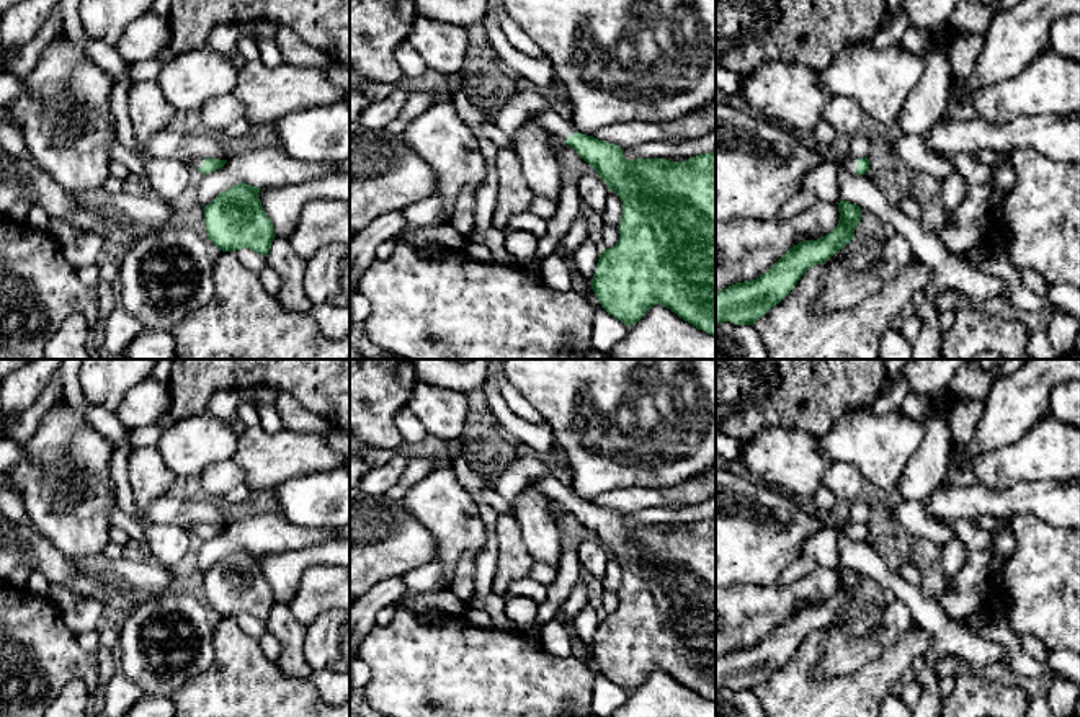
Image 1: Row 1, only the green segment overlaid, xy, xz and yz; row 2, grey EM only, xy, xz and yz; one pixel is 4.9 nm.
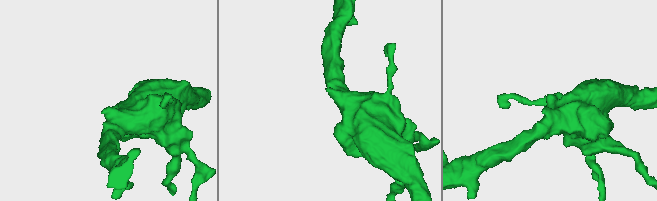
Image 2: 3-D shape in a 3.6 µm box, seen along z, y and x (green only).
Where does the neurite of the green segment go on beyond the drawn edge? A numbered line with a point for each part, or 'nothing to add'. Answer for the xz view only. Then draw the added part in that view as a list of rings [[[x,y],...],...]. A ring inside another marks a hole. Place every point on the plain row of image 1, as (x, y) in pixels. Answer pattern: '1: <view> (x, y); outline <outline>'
1: xz (549, 485); outline [[[541,475],[529,479],[531,483],[534,483],[542,495],[546,495],[549,500],[560,503],[565,506],[569,501],[575,500],[577,495],[570,485],[565,485],[559,482],[554,475]]]

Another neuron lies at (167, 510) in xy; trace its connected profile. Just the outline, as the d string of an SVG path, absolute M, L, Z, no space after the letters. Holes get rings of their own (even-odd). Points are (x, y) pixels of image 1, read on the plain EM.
M168 493L154 500L145 510L145 516L150 524L178 524L186 531L196 524L229 526L232 521L219 501L204 497L178 500Z

